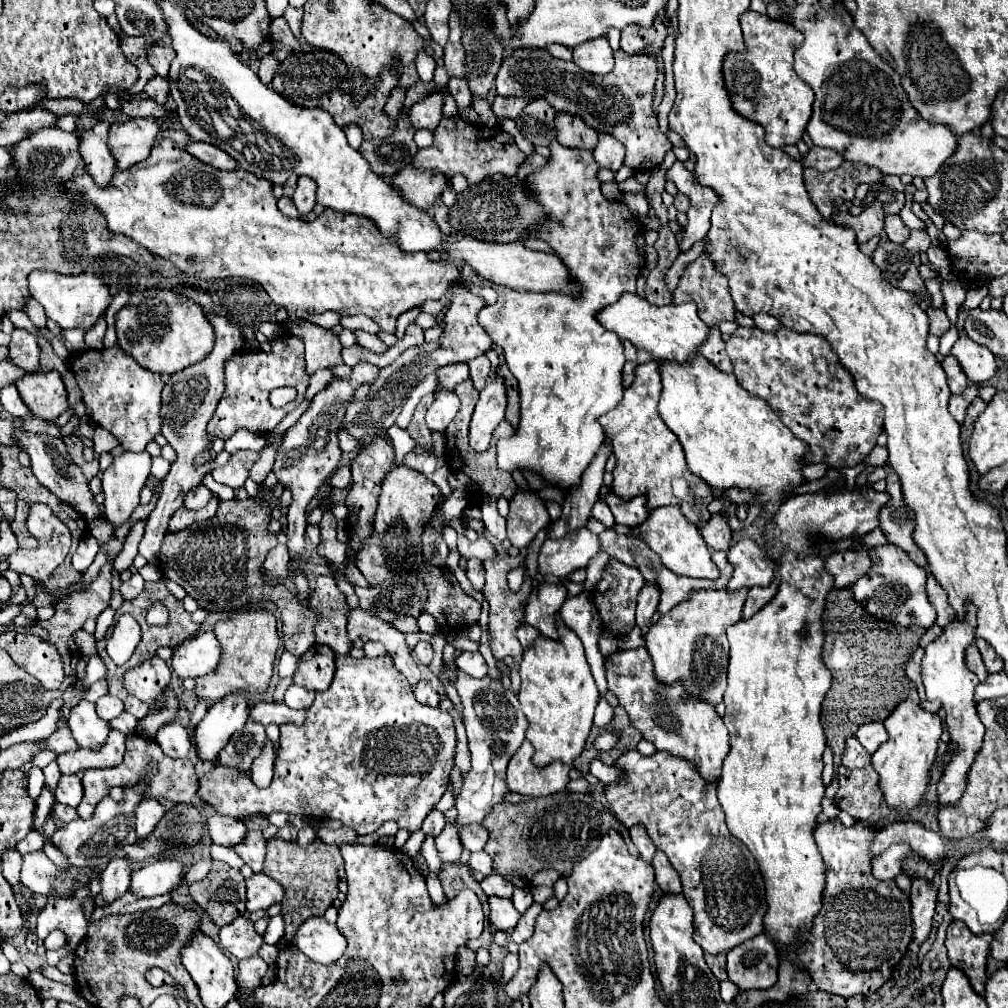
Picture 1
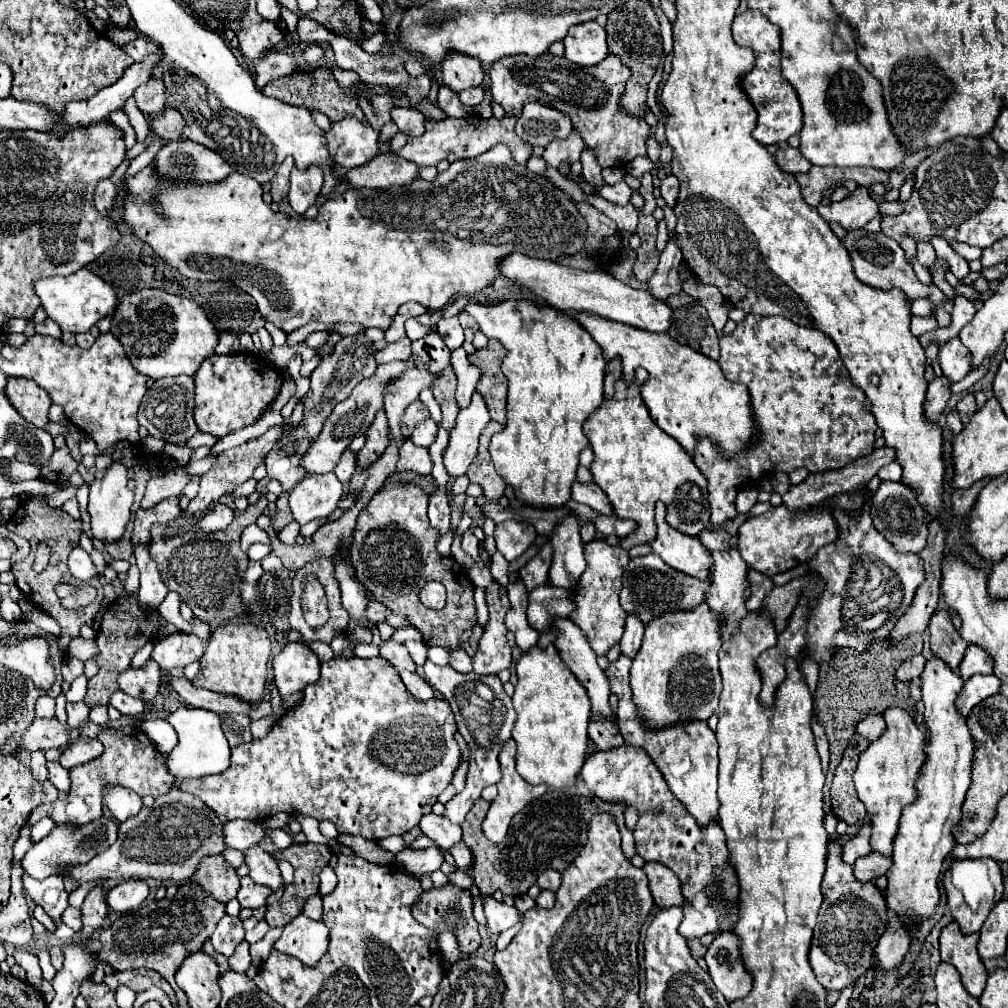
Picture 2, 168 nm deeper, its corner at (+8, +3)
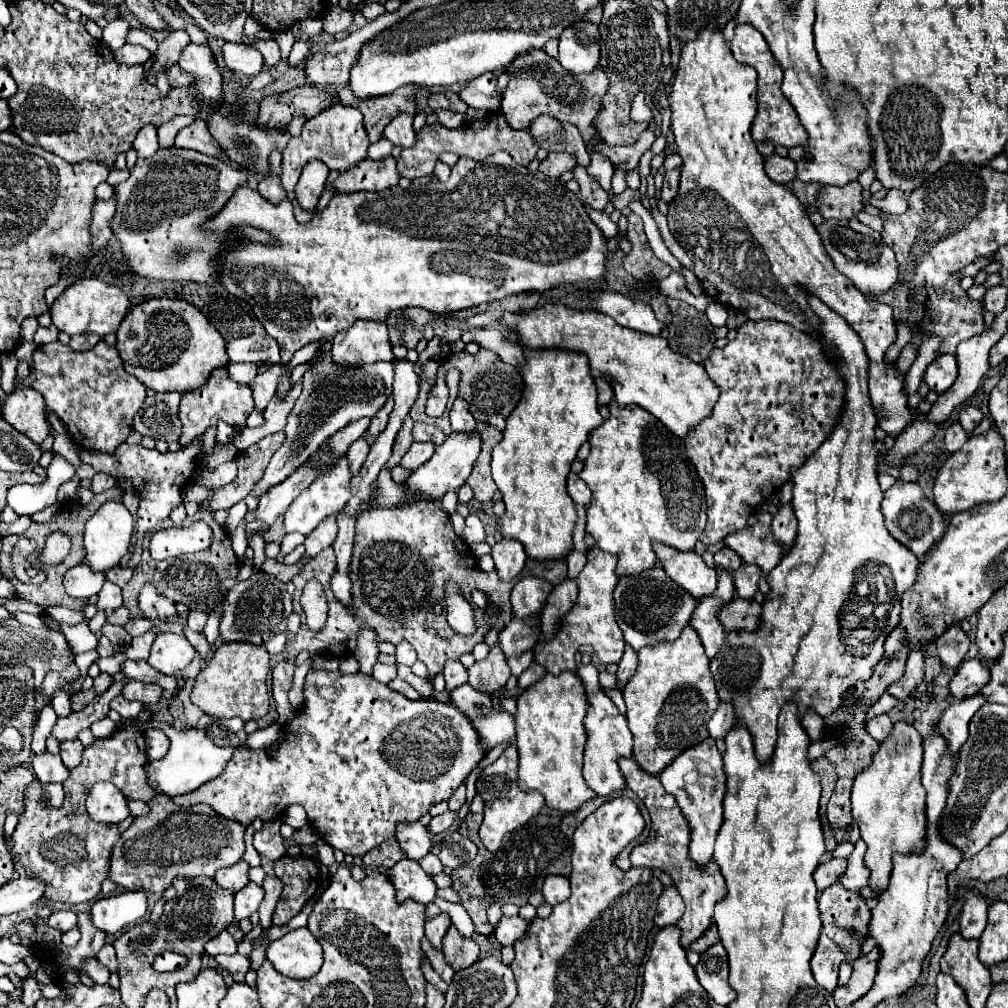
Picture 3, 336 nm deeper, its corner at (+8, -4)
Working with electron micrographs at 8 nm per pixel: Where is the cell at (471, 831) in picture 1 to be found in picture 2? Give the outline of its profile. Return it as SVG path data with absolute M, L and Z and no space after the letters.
M429 812L421 818L419 828L427 838L431 838L437 846L441 846L445 850L461 840L461 828L457 824L449 822L447 818L437 816L433 812Z

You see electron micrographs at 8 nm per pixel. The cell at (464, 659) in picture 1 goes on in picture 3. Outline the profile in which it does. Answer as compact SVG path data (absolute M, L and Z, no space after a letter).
M449 661L449 663L445 663L443 675L445 675L447 691L451 691L453 687L463 685L463 683L467 681L467 669L463 667L463 663L461 663L461 661Z

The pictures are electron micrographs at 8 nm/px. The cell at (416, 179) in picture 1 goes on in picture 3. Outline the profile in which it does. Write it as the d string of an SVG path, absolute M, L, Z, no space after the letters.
M389 155L381 161L365 159L357 167L341 173L335 181L335 189L341 193L355 191L383 191L399 183L397 161Z

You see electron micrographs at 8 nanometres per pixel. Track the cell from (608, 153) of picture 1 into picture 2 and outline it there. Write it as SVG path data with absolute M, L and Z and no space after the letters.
M583 150L581 154L581 164L583 164L583 172L581 176L593 186L593 188L601 188L603 186L603 178L601 178L601 166L597 164L597 158L591 150Z

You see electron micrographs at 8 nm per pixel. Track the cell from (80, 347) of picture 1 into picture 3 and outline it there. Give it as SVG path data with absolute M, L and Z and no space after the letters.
M51 325L51 327L39 327L35 333L35 345L45 345L45 343L53 343L57 341L59 331Z

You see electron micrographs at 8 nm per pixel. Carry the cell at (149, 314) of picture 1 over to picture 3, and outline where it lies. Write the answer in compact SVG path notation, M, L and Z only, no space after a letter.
M147 299L131 307L117 331L115 347L123 359L125 371L137 377L145 387L161 393L197 389L207 383L213 369L225 367L229 363L229 355L225 351L225 339L221 337L221 333L197 307L181 299Z

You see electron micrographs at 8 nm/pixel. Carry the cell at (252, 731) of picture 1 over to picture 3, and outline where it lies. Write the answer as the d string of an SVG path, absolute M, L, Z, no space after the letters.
M203 715L195 727L201 727L217 747L241 747L247 741L247 733L243 729L243 721L233 719L217 719Z

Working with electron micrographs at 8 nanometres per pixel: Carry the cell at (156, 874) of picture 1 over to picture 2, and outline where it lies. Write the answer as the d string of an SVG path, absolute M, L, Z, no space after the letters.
M127 880L111 888L105 896L105 902L115 912L129 912L139 908L149 896L149 886L145 880Z

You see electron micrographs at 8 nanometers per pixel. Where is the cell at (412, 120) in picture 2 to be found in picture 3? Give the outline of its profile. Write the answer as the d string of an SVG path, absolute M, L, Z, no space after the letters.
M399 113L383 133L393 145L399 147L413 147L415 145L415 131L413 131L413 115Z

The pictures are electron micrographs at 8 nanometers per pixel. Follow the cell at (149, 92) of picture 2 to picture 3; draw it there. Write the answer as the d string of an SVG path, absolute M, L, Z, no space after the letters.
M145 125L137 133L137 139L133 143L133 149L137 151L139 157L151 157L159 149L159 137L157 137L157 127L155 125Z

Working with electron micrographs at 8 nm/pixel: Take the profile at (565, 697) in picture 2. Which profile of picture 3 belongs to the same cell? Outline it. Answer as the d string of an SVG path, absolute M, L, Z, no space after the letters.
M561 671L557 677L545 673L517 697L515 743L519 747L519 787L523 791L539 791L549 807L565 813L577 811L585 801L595 797L581 773L587 739L583 727L585 715L585 687L575 671Z

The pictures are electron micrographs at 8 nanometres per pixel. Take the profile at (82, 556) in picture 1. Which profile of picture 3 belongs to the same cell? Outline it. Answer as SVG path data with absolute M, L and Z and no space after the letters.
M83 561L83 563L71 567L65 573L63 583L65 583L65 591L71 597L75 597L75 599L93 599L105 583L105 573L91 571L91 567Z

